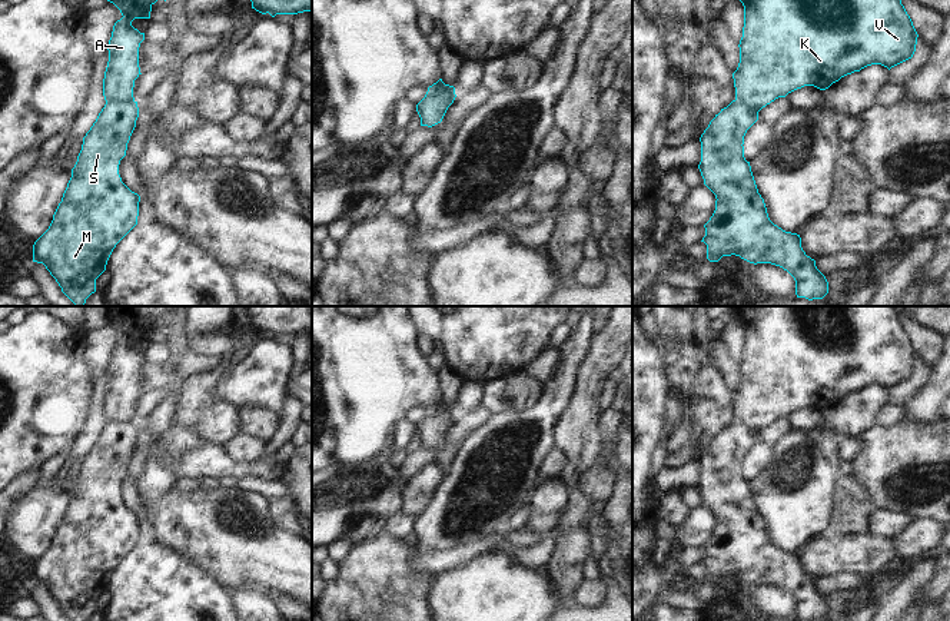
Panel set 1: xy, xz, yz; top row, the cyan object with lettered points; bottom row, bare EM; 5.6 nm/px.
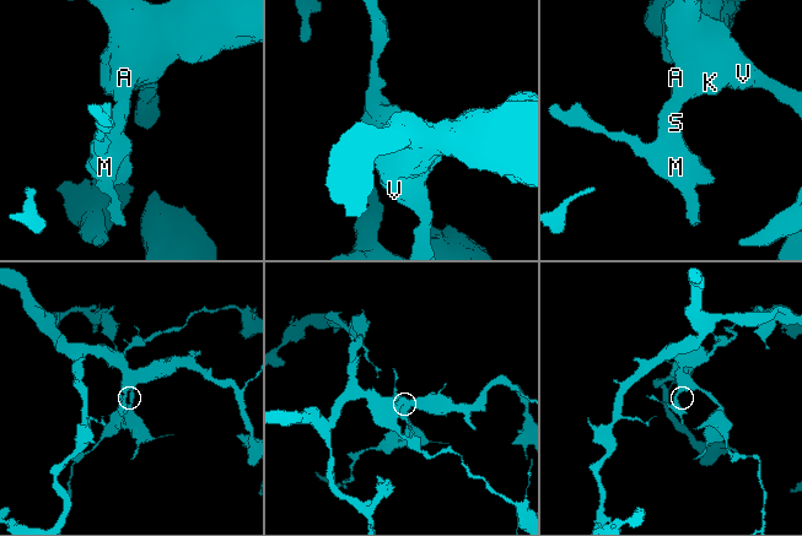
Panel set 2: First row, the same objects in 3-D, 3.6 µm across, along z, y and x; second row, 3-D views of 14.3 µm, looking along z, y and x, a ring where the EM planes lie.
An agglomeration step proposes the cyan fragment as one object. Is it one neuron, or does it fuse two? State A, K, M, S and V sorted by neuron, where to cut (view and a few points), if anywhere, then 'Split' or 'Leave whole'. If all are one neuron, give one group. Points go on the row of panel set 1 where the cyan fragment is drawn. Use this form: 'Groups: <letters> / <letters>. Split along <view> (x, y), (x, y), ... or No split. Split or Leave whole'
Groups: A K V / M S. Split along xy (133, 99), (106, 102). Split

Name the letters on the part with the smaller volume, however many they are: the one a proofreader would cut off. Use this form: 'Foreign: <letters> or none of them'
Foreign: M, S

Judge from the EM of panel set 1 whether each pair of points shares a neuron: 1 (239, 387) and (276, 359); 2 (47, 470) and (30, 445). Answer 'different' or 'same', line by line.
1: same
2: different

